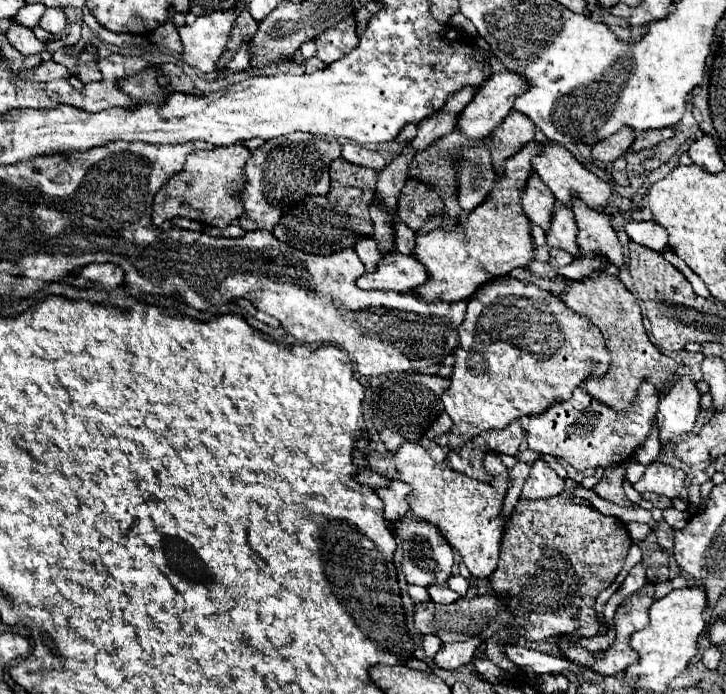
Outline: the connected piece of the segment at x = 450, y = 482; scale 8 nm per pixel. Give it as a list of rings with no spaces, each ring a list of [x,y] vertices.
[[[405,442],[397,456],[381,456],[377,452],[367,456],[369,466],[391,480],[401,480],[409,484],[415,496],[409,498],[409,506],[419,520],[427,520],[439,526],[449,544],[459,552],[463,564],[471,572],[473,578],[483,580],[489,578],[497,568],[499,548],[501,548],[501,532],[505,526],[505,518],[501,514],[503,500],[507,496],[507,466],[503,466],[497,454],[485,456],[485,468],[493,476],[489,482],[471,480],[465,474],[453,472],[445,462],[435,462],[421,444]]]

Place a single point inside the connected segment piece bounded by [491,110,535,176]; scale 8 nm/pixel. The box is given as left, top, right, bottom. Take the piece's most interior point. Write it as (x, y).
(517, 130)

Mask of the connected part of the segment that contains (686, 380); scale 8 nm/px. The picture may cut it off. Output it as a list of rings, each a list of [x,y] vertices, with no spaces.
[[[681,376],[669,394],[661,398],[657,412],[661,444],[667,444],[693,428],[699,414],[699,398],[701,394],[697,390],[697,382],[691,376]]]

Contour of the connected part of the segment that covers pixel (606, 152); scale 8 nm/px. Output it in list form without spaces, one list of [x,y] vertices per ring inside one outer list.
[[[619,130],[617,134],[613,134],[613,138],[605,138],[605,142],[597,142],[593,146],[591,150],[593,158],[601,162],[613,162],[619,156],[625,156],[633,140],[635,140],[633,130]]]

